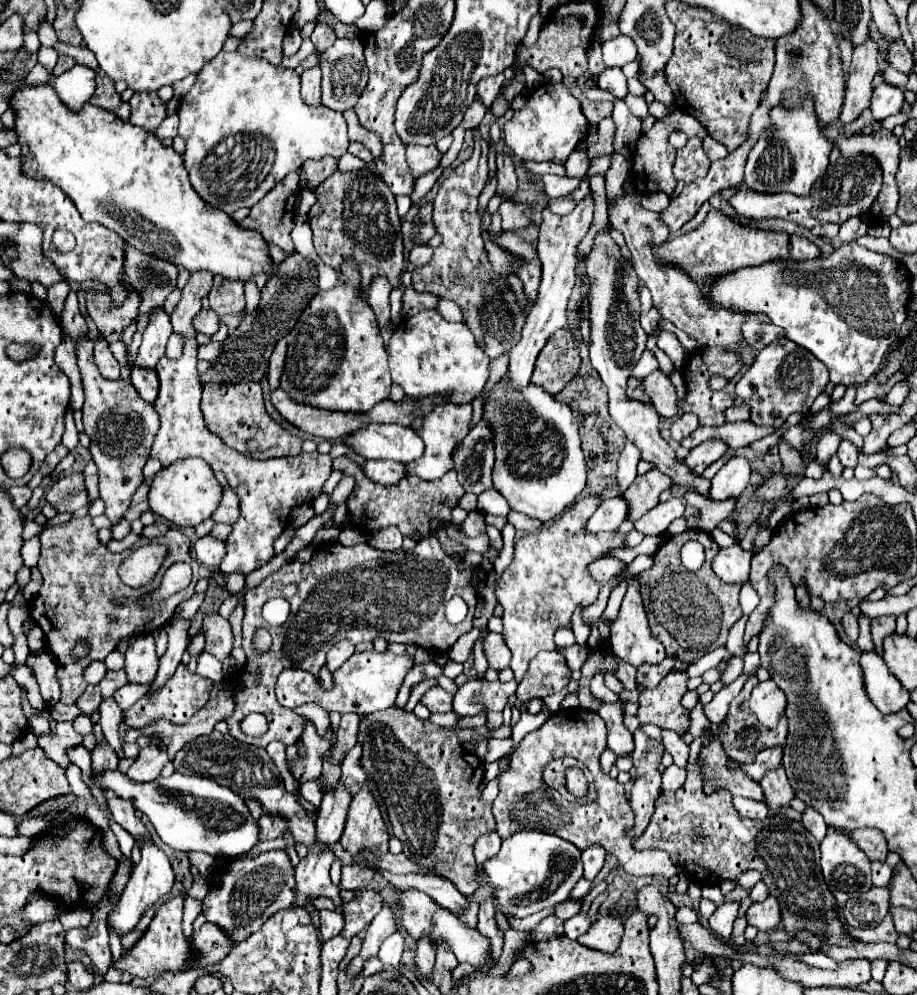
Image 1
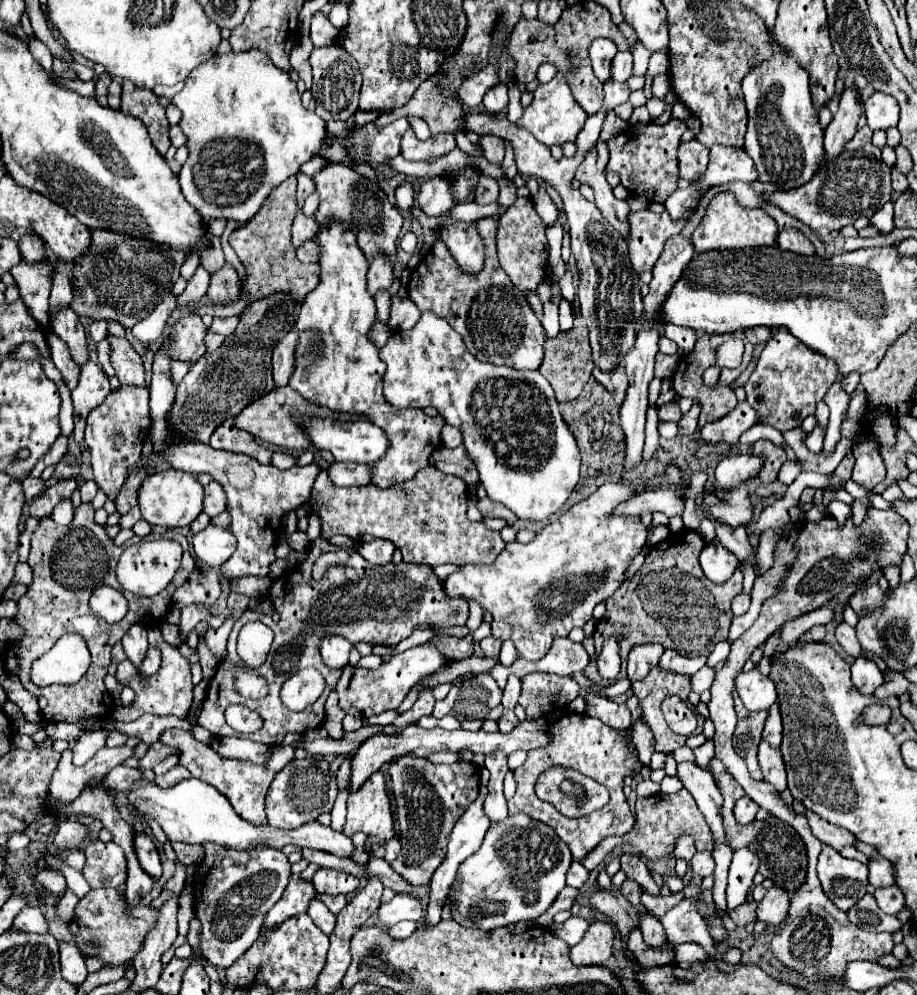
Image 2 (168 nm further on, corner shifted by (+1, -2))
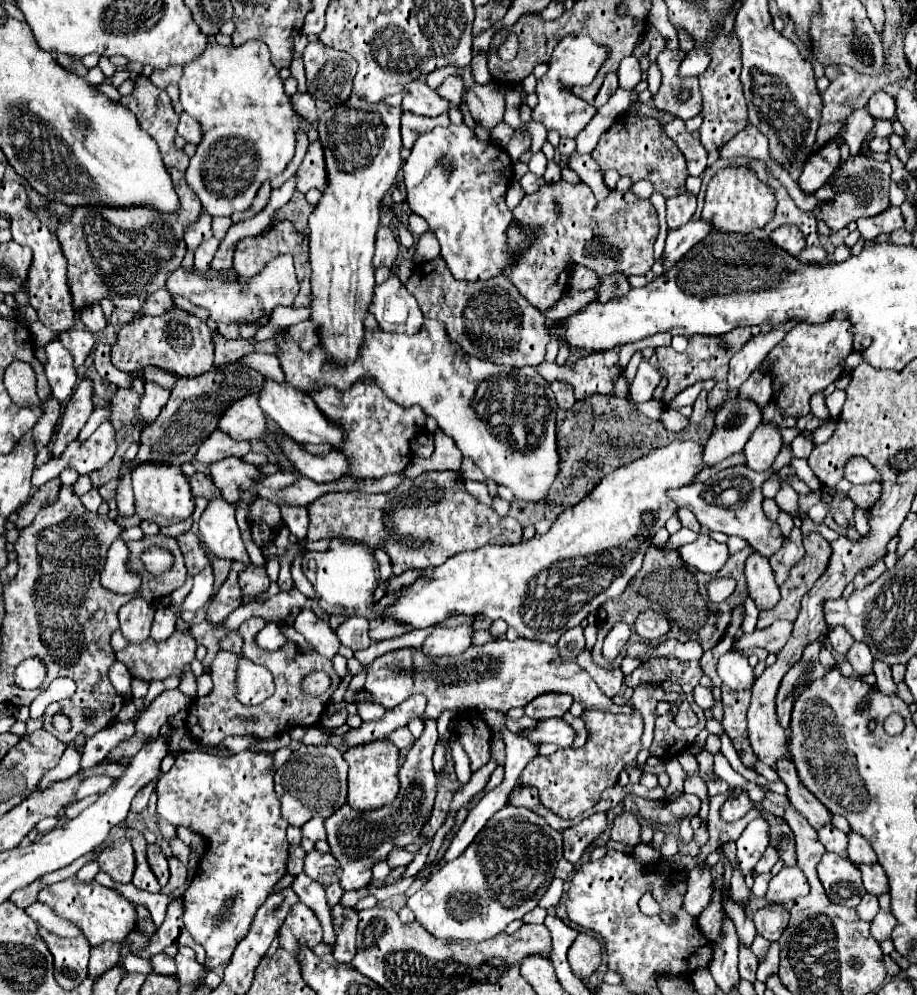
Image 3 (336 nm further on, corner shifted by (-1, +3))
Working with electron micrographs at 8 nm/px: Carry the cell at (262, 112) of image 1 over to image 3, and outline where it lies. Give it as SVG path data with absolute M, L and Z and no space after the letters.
M210 41L204 55L184 67L184 75L178 85L184 111L202 127L202 141L198 143L186 171L188 187L198 195L204 211L212 217L230 217L236 211L250 209L262 183L278 177L292 161L298 129L306 133L312 129L312 123L294 111L292 101L284 91L284 81L280 79L278 69L272 67L268 45L248 41L240 47L220 47L216 41Z

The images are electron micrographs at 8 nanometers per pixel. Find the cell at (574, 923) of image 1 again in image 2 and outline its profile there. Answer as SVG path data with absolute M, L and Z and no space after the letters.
M572 916L566 922L562 922L558 926L552 926L552 932L560 940L564 940L568 946L576 946L582 940L586 930L588 930L588 922L584 918L578 918L578 916Z

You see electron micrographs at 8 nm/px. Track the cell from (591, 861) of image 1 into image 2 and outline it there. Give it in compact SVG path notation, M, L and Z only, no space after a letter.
M572 862L570 872L566 874L566 884L572 888L580 888L588 878L588 870L580 862Z

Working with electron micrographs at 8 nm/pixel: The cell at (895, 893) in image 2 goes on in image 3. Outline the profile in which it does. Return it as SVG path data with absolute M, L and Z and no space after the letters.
M858 865L860 871L862 871L862 881L864 881L864 887L868 893L880 897L884 893L890 891L890 885L888 885L888 877L884 873L884 869L880 865Z

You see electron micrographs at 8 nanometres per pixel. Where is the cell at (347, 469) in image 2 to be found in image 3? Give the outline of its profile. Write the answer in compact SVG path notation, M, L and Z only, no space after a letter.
M280 439L280 447L288 455L288 459L294 463L296 471L300 471L304 477L316 483L332 483L336 479L346 477L350 471L350 463L346 455L340 451L328 451L324 455L310 455L304 451L302 445L298 445L292 439Z

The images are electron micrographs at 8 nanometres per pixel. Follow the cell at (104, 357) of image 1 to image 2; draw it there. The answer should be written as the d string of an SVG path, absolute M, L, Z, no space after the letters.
M86 362L80 372L78 386L72 390L74 400L74 440L84 440L84 426L86 418L92 408L102 404L102 400L110 394L110 382L108 376L102 372L102 368L94 362Z

